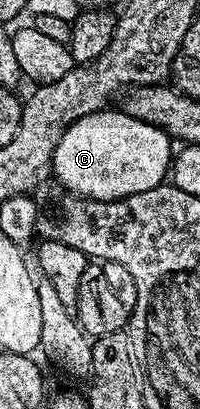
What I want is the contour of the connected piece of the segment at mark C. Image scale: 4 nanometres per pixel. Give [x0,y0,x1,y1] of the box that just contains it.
[51,108,174,201]

